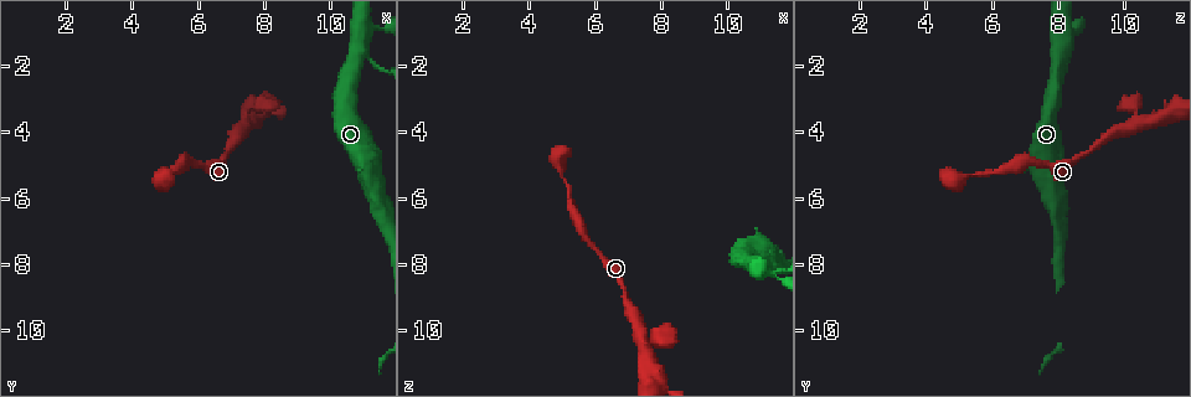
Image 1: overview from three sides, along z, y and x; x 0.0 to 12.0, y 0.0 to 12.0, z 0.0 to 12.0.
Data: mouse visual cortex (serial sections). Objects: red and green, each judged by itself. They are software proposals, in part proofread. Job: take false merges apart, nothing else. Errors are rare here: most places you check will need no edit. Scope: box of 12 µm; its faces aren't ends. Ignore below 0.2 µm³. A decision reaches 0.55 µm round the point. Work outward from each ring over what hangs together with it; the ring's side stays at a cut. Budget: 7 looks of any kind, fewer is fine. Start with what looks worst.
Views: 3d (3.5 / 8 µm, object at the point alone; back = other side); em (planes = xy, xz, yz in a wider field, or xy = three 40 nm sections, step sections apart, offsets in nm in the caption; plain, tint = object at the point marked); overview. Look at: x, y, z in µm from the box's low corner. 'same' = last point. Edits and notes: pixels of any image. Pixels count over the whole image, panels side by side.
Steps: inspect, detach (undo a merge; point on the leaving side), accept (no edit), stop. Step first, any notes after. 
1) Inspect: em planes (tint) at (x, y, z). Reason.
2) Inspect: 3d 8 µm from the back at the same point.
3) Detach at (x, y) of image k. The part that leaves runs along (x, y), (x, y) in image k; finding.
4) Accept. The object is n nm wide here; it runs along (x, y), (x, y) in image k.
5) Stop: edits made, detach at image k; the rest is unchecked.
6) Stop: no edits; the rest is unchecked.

Inspect: 3d 3.5 µm at (10.9, 1.7, 8.1). Thin neck.

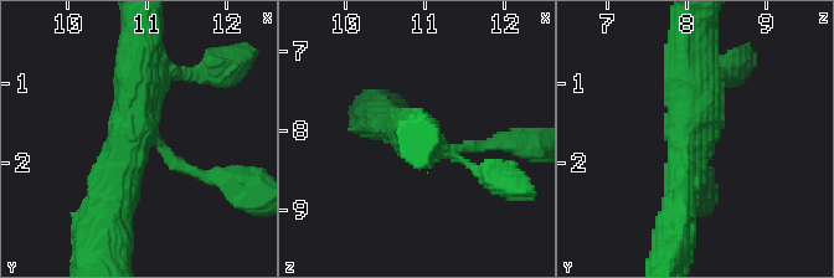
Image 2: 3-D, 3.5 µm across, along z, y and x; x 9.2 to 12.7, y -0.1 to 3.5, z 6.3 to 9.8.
Inspect: em xy step 3 (plain) at (10.95, 1.65, 8.20).

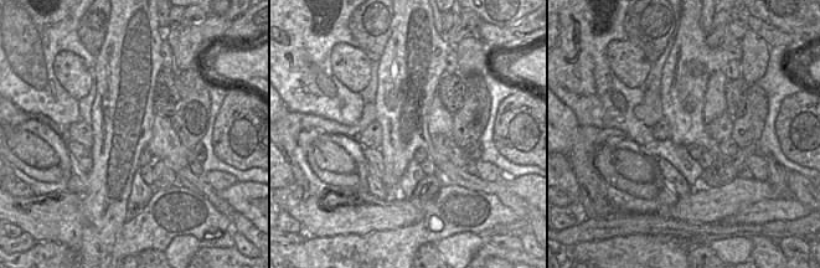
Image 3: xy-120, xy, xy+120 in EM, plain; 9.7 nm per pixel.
Inspect: em xy step 3 (tint) at the same point.

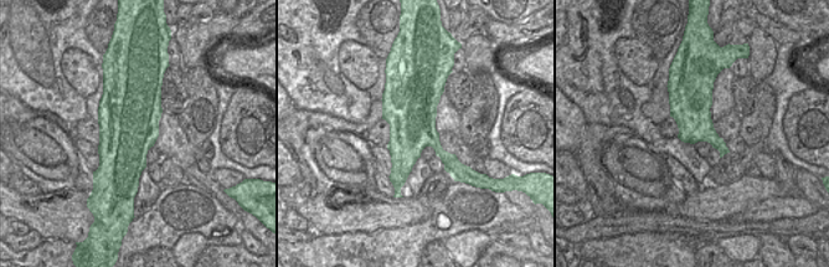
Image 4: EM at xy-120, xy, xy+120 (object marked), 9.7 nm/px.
Accept. All the same cell.

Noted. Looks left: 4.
Inspect: 3d 8 µm at (7.4, 3.8, 10.5).

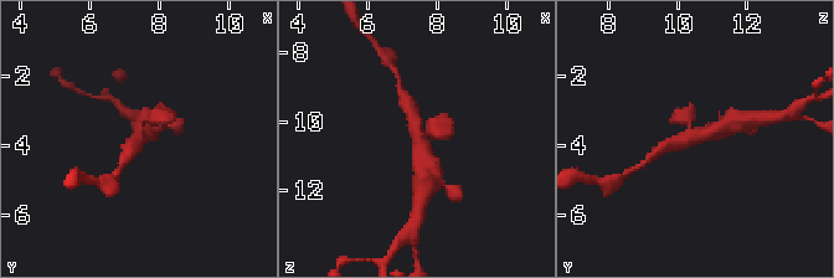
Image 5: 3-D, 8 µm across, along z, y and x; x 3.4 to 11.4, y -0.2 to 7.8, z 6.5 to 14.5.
Inspect: em xy step 1 (tint) at (7.5, 3.7, 10.5).

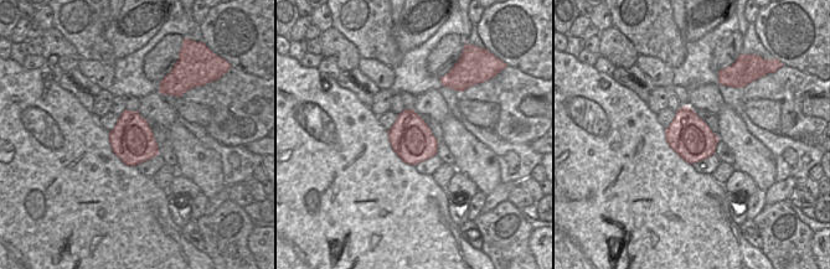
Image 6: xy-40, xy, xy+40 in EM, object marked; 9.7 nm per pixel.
Accept. It runs along (664, 148), (724, 128) in image 5; continuous, no second cell.

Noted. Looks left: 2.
Inspect: 3d 8 µm at (5.8, 4.8, 7.2). Sudden change in width.

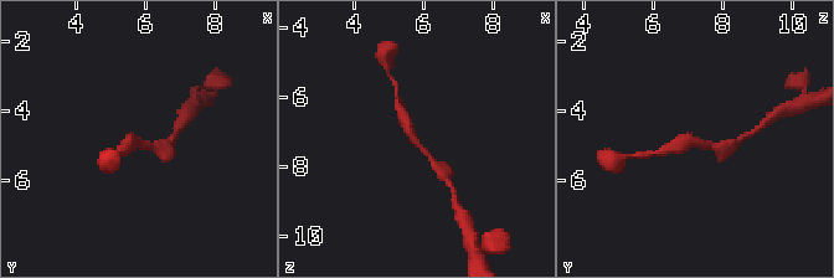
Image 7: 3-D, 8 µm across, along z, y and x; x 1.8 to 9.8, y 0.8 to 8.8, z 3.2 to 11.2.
Inspect: 3d 3.5 µm at (5.7, 4.8, 7.1). Zoom in.

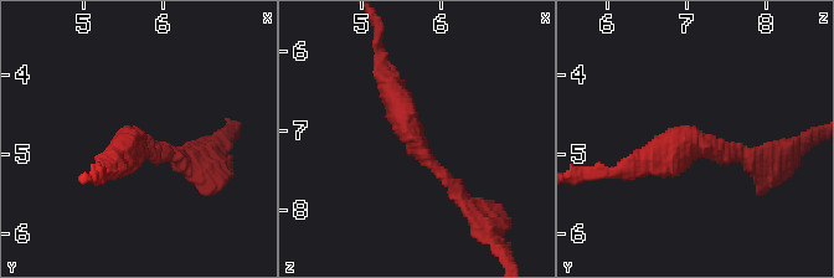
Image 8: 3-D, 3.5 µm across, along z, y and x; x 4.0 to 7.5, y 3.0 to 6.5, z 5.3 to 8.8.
Accept. It runs along (466, 202), (423, 158), (385, 75) in image 8; one cell here.

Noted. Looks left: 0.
Stop: no edits; the rest is unchecked.

